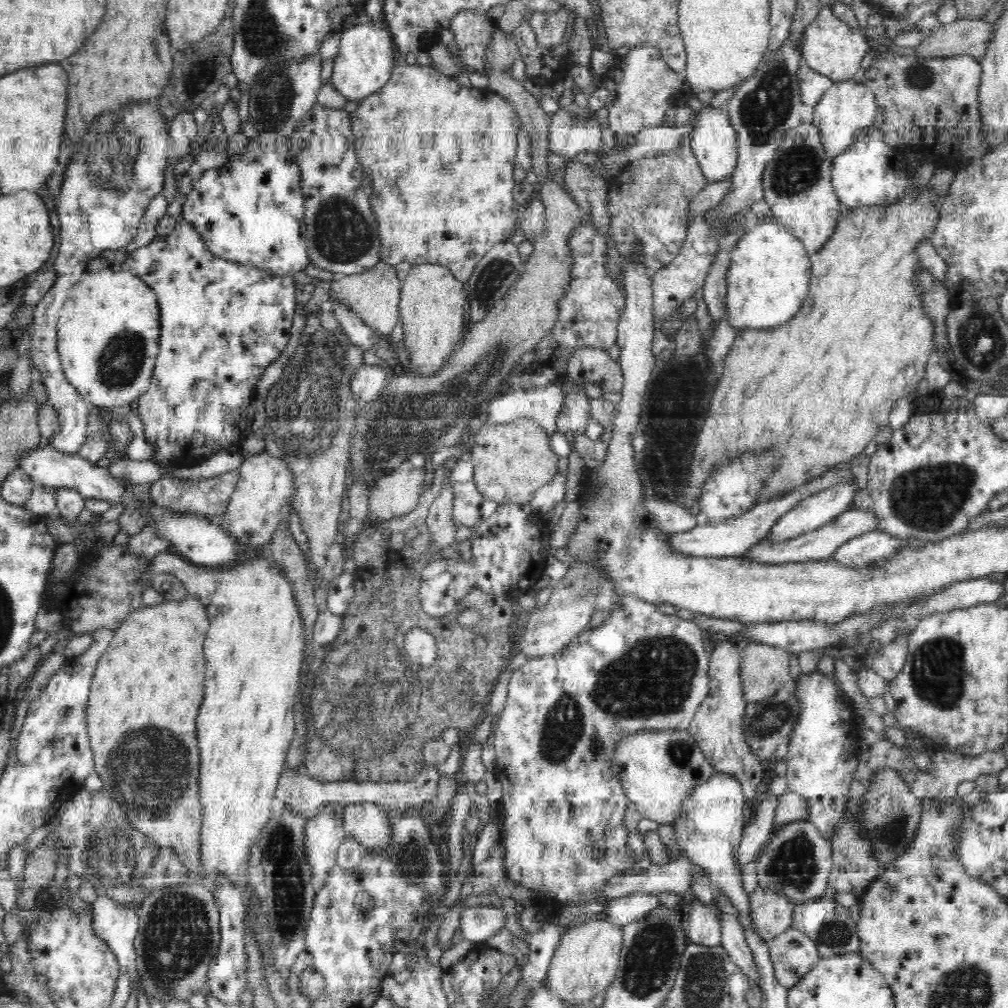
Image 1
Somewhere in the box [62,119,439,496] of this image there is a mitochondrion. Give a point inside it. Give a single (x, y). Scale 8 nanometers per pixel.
(304, 409)

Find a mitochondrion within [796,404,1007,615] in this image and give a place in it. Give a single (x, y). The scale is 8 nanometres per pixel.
(929, 498)

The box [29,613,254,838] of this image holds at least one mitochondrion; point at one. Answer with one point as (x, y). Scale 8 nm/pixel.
(150, 767)

